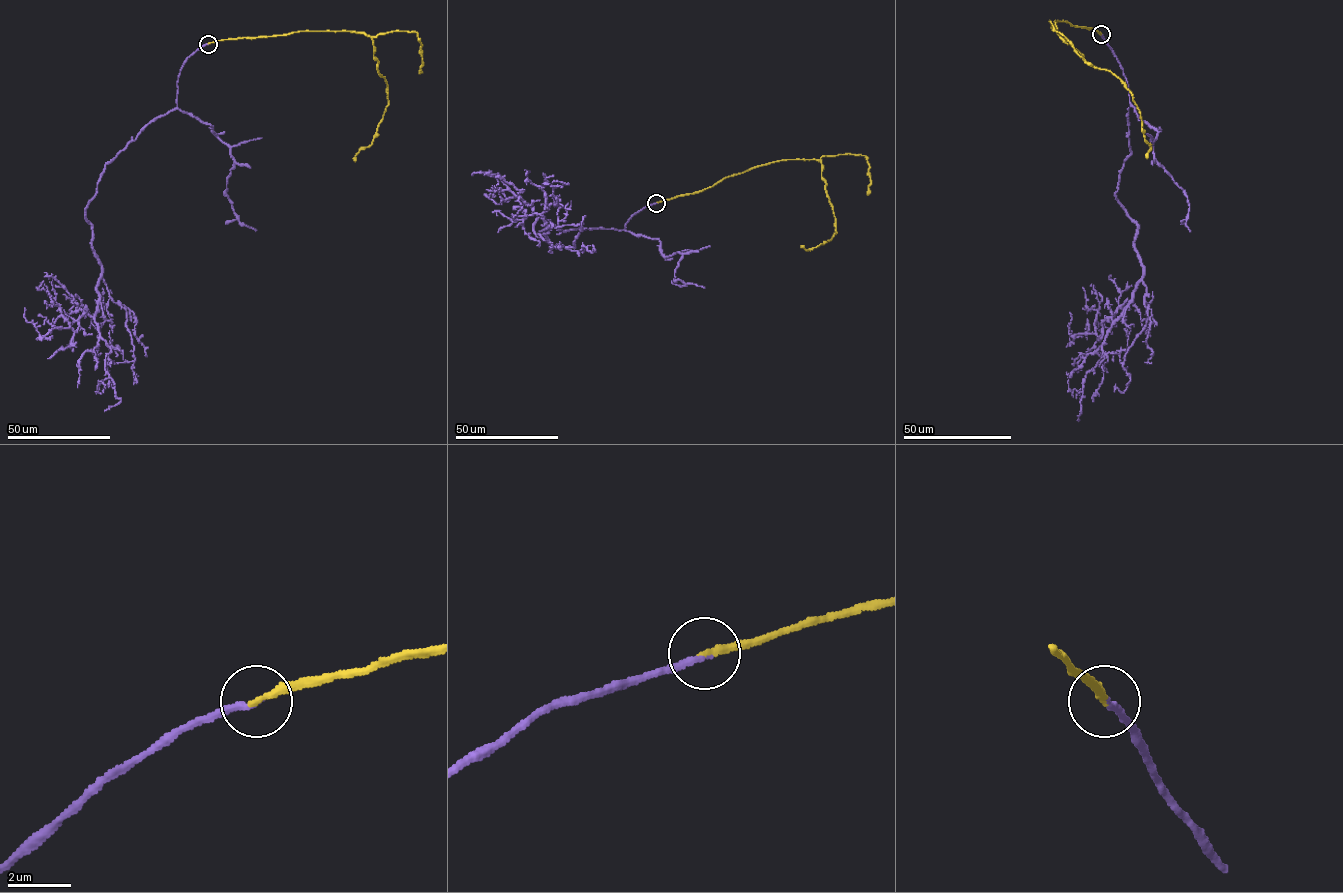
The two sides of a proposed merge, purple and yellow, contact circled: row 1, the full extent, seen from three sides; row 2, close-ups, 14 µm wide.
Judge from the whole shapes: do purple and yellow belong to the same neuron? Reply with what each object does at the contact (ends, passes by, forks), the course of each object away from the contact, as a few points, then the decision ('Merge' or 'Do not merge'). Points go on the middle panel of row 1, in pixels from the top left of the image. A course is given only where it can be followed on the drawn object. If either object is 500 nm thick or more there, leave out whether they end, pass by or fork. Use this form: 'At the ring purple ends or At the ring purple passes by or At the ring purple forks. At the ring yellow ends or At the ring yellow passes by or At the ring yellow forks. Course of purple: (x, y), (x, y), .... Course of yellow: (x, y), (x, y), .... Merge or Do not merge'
At the ring purple ends. At the ring yellow ends. Course of purple: (656, 203), (624, 230), (563, 232), (539, 217), (534, 233), (549, 243), (543, 213), (568, 183), (552, 181). Course of yellow: (656, 203), (701, 191), (756, 166), (782, 160), (820, 160), (836, 233), (816, 247), (806, 250), (803, 246). Merge

